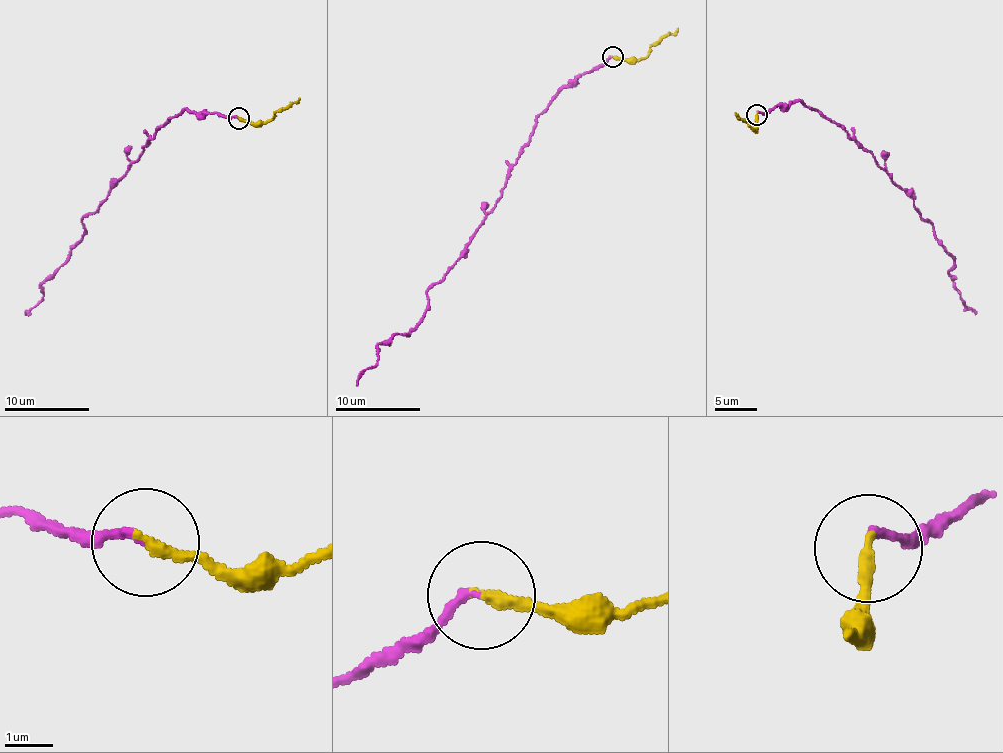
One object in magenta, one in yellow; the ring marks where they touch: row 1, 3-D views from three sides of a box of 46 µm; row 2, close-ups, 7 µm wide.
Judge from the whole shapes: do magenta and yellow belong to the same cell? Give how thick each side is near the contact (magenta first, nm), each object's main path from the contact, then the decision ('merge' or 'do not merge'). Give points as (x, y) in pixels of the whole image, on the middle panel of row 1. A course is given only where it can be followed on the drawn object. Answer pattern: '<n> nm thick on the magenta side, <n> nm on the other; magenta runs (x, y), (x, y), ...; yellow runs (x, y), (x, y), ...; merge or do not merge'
160 nm thick on the magenta side, 240 nm on the other; magenta runs (613, 58), (579, 73), (537, 118), (495, 205), (426, 293), (414, 328), (379, 343), (357, 385); yellow runs (613, 58), (638, 61), (677, 28); merge

